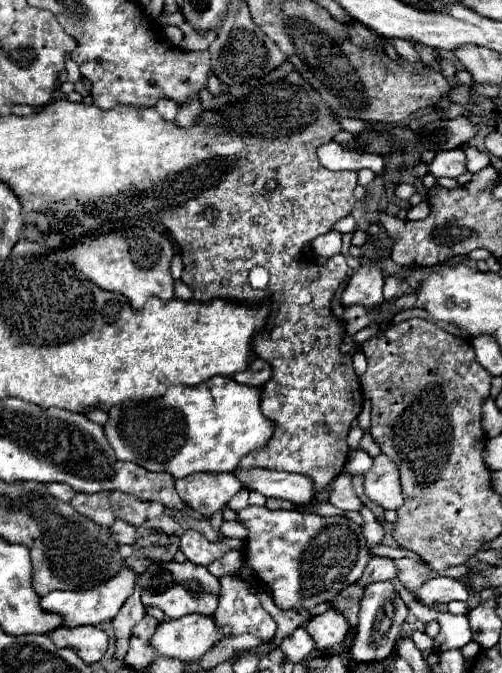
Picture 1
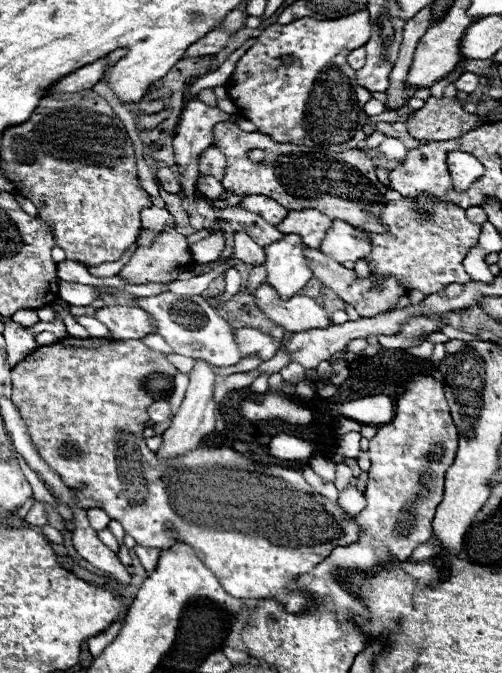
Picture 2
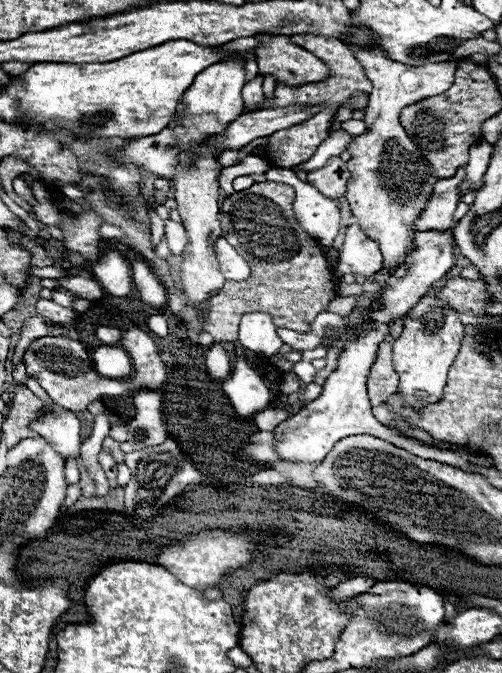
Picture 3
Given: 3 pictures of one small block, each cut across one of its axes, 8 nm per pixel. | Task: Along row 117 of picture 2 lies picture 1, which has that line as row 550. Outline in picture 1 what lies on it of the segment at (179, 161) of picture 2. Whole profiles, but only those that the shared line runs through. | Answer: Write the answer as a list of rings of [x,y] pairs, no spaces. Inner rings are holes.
[[[186,530],[180,536],[180,550],[186,554],[186,558],[194,564],[200,566],[208,566],[214,560],[220,560],[228,550],[236,548],[240,550],[244,542],[240,540],[230,540],[230,538],[222,538],[220,542],[208,542],[200,532],[196,530]]]

